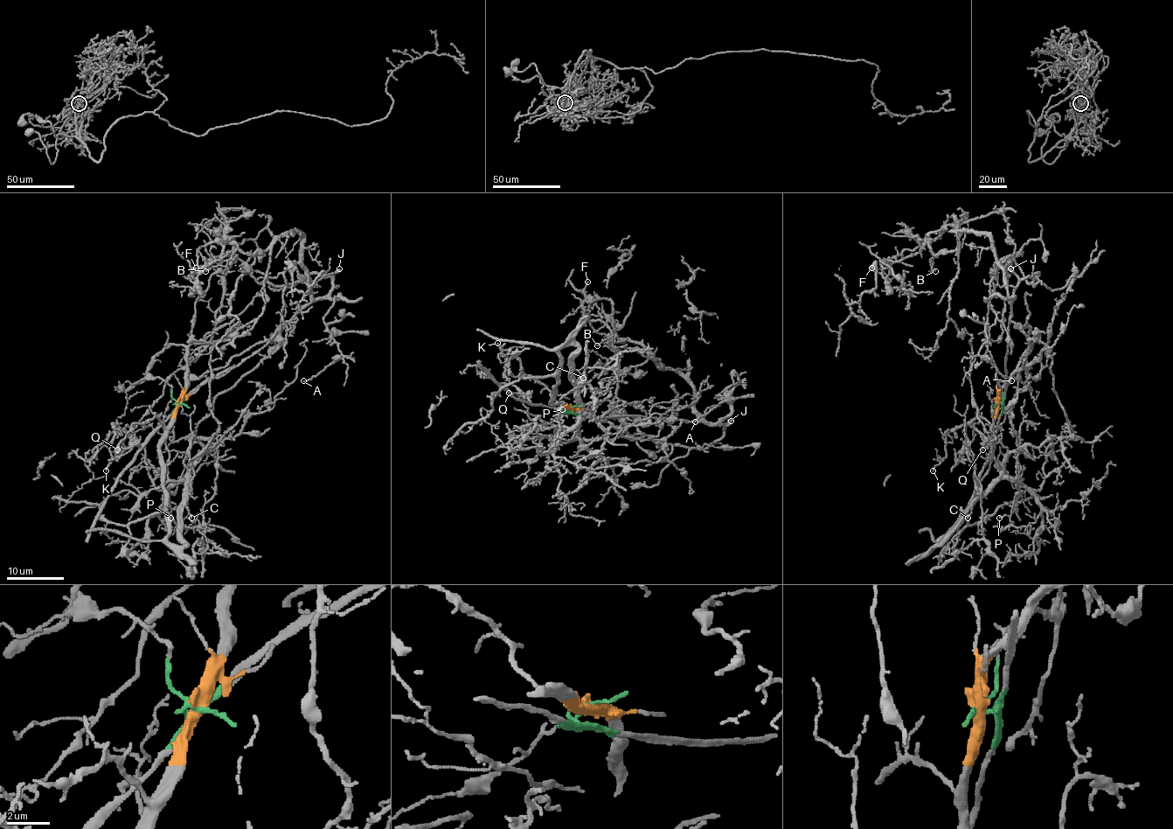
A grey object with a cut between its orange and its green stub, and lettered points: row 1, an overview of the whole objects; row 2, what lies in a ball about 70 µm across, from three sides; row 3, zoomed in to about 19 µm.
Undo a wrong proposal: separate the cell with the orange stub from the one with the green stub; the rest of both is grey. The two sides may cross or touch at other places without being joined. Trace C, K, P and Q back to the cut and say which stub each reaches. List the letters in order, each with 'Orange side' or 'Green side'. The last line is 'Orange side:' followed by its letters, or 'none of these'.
C: Orange side
K: Green side
P: Orange side
Q: Green side
Orange side: C, P

